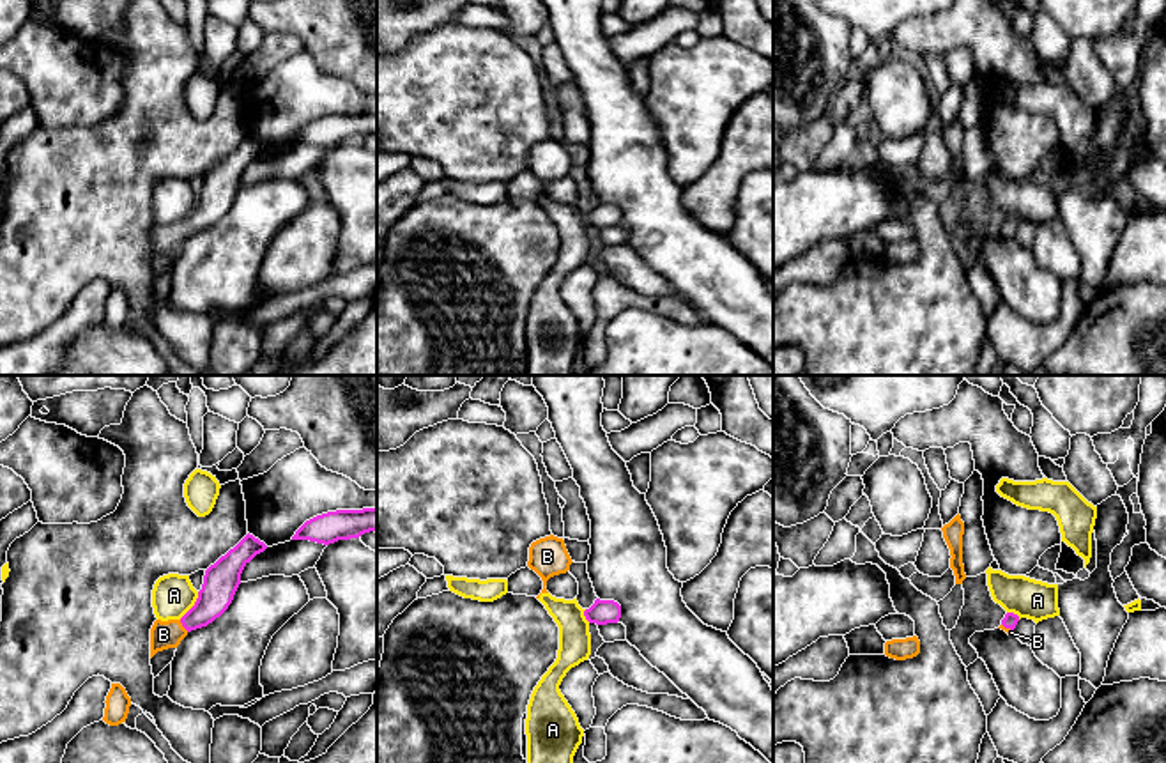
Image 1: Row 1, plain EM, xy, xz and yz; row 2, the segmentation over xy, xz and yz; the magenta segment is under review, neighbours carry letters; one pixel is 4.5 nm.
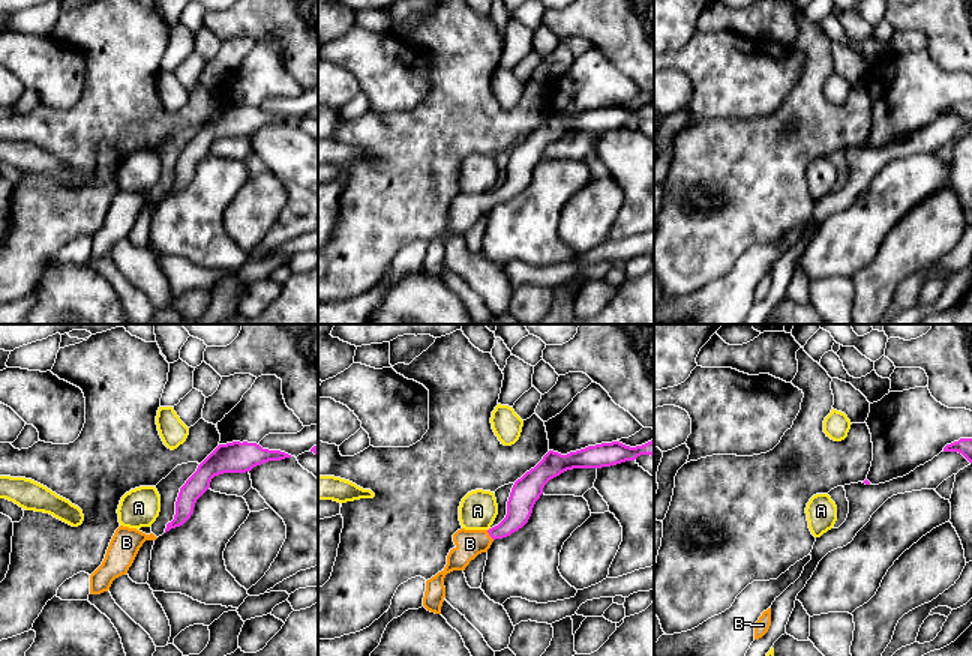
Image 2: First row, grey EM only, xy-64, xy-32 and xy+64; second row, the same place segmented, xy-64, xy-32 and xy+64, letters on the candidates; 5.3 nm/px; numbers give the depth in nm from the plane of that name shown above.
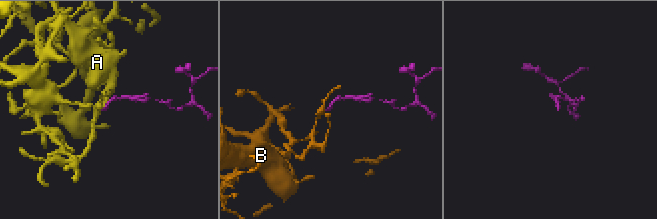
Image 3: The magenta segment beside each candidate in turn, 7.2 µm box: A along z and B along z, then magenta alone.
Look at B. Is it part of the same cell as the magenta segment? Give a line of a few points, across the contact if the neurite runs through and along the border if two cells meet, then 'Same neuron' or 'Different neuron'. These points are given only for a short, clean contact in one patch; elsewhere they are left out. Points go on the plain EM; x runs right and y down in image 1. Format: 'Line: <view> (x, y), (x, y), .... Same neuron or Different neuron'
Line: xy (220, 188), (218, 195), (183, 229), (163, 238). Same neuron

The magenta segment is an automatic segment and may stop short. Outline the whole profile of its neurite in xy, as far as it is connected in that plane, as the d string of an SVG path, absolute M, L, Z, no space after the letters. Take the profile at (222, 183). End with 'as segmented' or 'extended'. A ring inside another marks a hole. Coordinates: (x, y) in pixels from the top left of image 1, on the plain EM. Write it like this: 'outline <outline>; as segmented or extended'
outline M246 138L234 152L205 173L202 193L195 209L180 221L156 223L150 232L150 262L163 253L177 251L196 232L207 230L219 221L234 204L244 170L267 149Z; extended

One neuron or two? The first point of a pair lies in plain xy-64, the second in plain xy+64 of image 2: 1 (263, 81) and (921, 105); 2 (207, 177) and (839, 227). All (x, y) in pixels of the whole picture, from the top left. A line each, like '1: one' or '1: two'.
1: one
2: one

